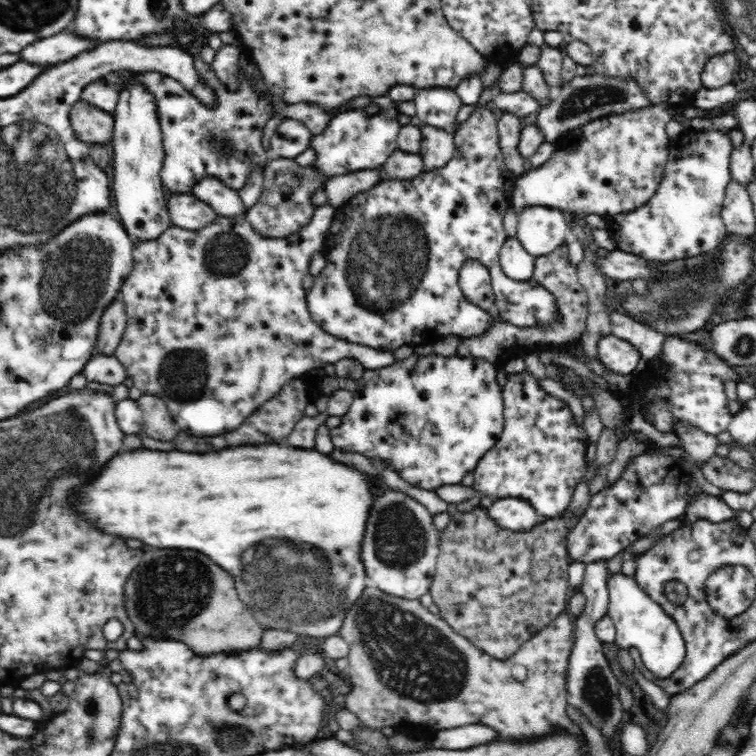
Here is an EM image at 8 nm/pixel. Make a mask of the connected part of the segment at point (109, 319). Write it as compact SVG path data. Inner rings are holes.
M120 298L115 299L106 307L100 318L95 346L96 352L106 356L114 355L114 350L118 348L126 326L127 314L124 303Z

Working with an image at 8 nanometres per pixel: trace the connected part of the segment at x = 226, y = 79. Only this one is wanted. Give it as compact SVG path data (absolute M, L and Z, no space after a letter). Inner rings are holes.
M224 45L215 52L211 63L219 82L231 91L236 90L240 84L239 59L242 53L243 49L236 45Z

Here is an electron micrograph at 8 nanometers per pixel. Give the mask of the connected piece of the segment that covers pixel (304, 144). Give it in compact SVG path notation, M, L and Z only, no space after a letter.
M285 118L276 127L270 139L272 153L277 158L294 159L302 155L310 146L313 135L302 122Z

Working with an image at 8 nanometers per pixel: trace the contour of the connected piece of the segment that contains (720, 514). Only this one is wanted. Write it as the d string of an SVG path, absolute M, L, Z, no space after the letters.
M700 495L692 502L687 502L686 510L678 519L681 524L693 523L700 519L722 522L734 518L735 510L728 507L720 496Z

